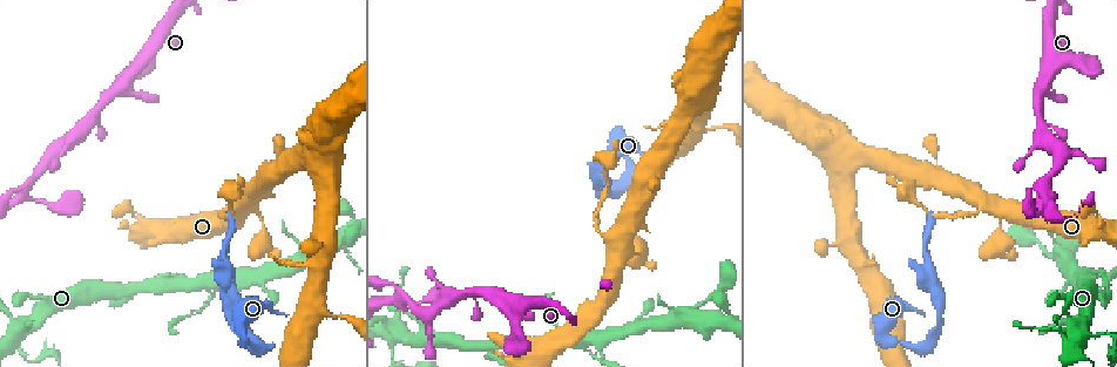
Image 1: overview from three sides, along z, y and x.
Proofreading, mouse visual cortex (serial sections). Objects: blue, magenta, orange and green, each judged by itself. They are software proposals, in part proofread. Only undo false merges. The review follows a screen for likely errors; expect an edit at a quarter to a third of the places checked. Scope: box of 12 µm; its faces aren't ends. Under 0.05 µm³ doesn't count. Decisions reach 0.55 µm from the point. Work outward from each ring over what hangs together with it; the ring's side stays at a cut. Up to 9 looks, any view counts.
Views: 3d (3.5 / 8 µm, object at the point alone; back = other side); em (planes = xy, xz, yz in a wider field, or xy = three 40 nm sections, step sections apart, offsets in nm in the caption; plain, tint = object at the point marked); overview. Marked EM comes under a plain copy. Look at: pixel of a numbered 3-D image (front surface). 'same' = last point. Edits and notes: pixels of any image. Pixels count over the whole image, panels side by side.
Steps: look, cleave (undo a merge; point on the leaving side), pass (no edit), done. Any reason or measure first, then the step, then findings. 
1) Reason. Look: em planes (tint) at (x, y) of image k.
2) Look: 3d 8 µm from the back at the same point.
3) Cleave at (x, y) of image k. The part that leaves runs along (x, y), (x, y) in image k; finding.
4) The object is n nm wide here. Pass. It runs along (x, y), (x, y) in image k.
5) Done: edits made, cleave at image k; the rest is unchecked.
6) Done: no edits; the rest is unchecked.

Abrupt turn. Look: 3d 3.5 µm at (176, 286) of image 1.

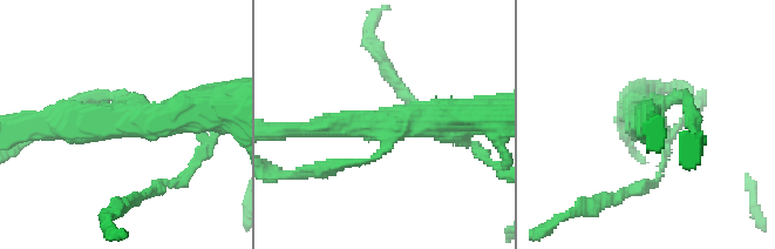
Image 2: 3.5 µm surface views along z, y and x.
3 arms meet here; the arms are 100, 300, 450 nm wide. Look: em planes (tint) at (120, 118) of image 2.

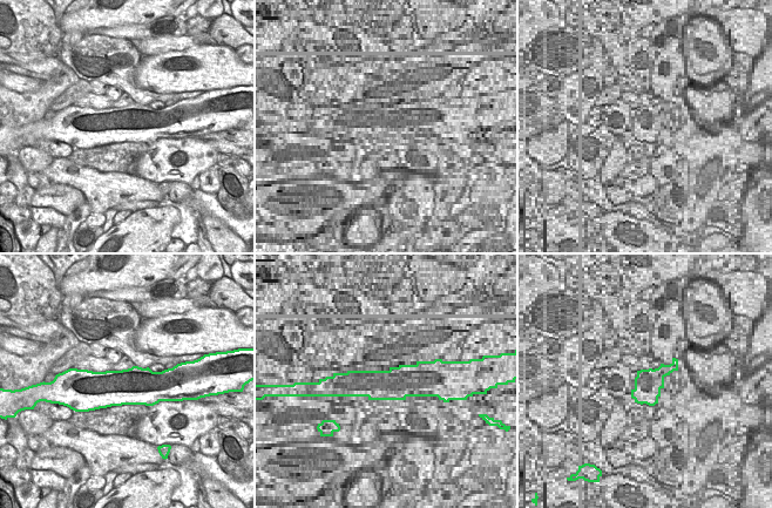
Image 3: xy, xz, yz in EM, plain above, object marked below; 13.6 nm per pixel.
Look: em xy step 3 (tint) at the same point.

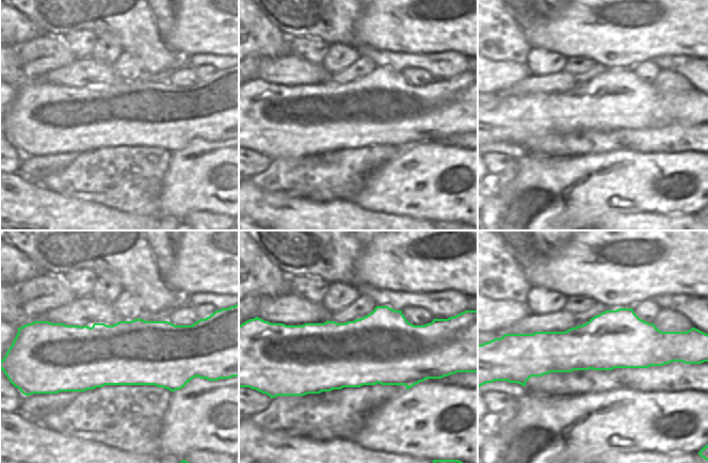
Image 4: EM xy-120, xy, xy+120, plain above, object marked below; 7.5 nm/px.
Pass. It runs along (40, 130), (106, 120), (198, 116) in image 2; continuous, no second cell.

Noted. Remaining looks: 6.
Calibre changes. Look: 3d 8 µm from the back at (21, 325) of image 1.

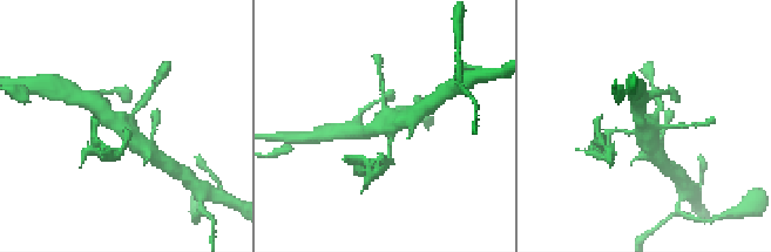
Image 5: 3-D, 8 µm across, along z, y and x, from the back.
Closer look. Look: 3d 3.5 µm at (122, 127) of image 5.

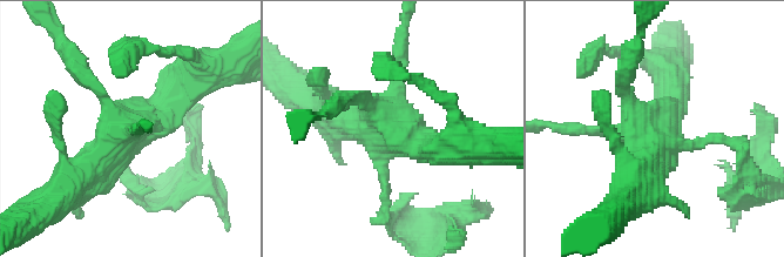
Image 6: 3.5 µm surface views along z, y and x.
Look: em xy step 2 (tint) at (394, 140) of image 6.

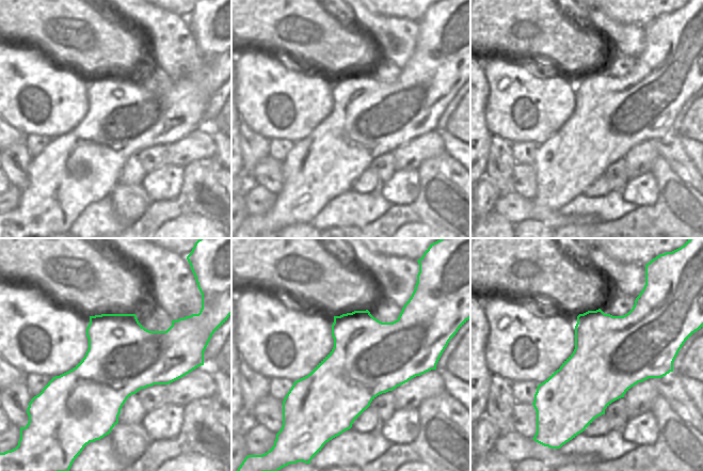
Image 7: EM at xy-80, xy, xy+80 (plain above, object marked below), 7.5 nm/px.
The object is 550 nm wide here. Pass. It runs along (195, 76), (75, 174) in image 6; all the same cell.

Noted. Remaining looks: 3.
Calibre changes. Look: 3d 3.5 µm at (979, 212) of image 1.

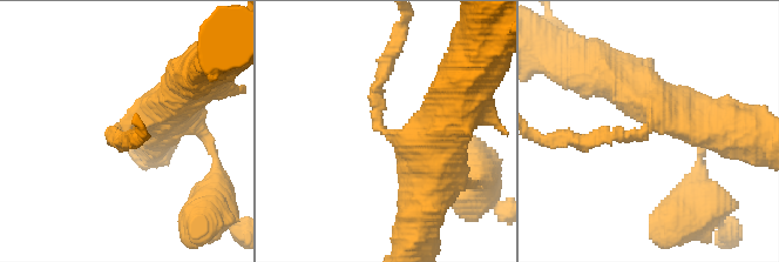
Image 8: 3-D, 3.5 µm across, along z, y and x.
The arms are 150, 600 nm wide; now the EM. Look: em planes (tint) at (389, 136) of image 8.

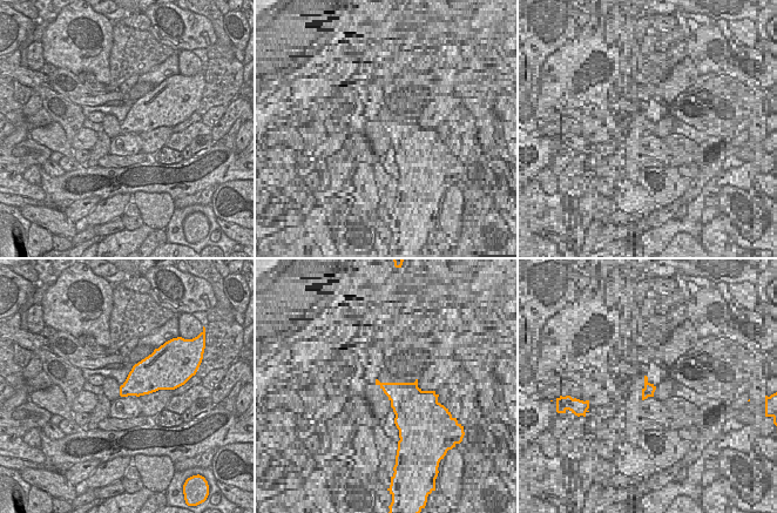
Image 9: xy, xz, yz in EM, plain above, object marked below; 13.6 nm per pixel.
Another direction. Look: em xy step 5 (tint) at the same point.

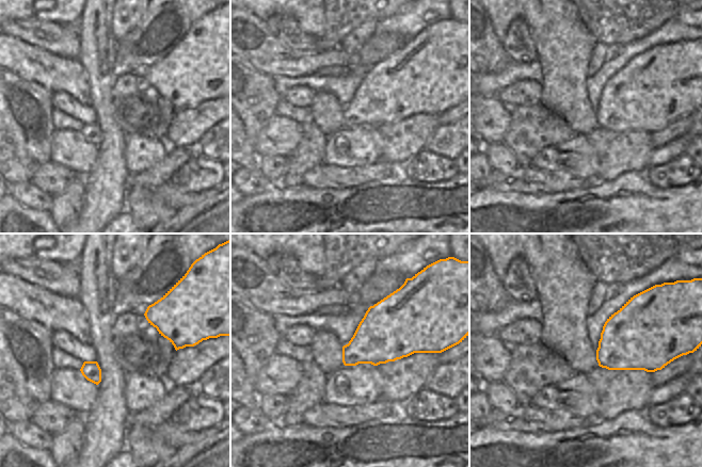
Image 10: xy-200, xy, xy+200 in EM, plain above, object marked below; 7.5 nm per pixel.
Pass. It runs along (437, 177), (379, 127), (386, 69) in image 8; one cell here.

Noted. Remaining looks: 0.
Done: no edits; the rest is unchecked.

